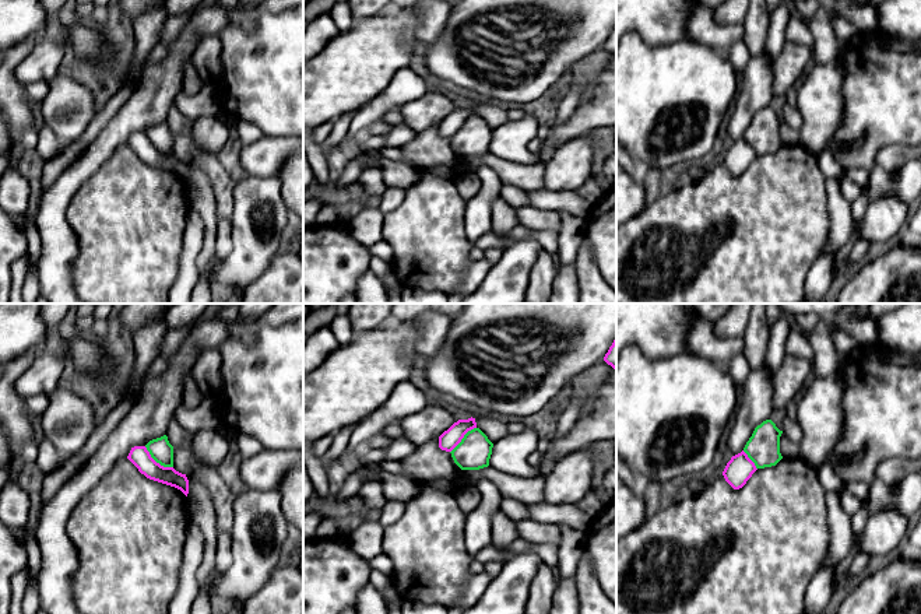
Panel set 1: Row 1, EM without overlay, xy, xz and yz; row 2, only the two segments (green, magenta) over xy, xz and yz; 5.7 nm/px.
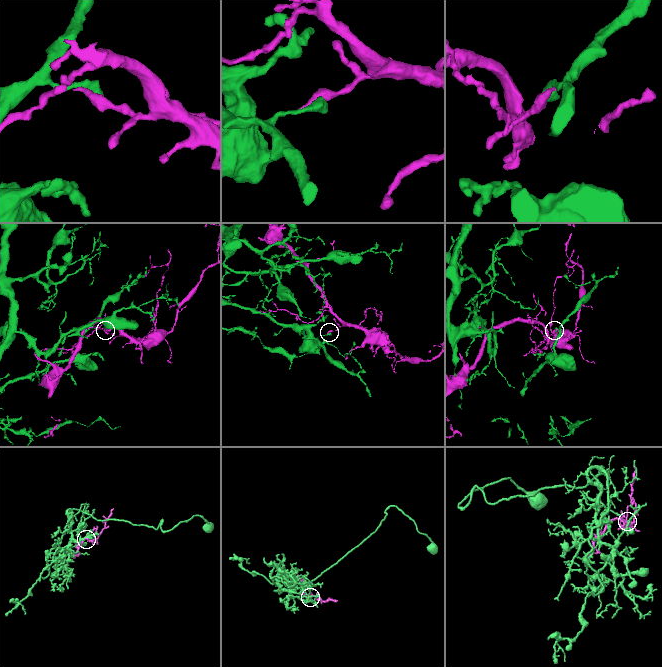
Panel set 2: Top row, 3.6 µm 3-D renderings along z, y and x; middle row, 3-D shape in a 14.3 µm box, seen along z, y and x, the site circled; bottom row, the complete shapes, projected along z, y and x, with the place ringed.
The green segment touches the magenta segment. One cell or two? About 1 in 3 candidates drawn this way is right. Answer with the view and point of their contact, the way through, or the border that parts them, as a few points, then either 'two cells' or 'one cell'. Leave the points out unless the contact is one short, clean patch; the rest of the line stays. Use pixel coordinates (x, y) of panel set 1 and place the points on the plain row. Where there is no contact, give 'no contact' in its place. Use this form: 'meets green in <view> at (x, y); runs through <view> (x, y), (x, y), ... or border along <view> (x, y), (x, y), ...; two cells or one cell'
meets green in xy at (157, 148); two cells

